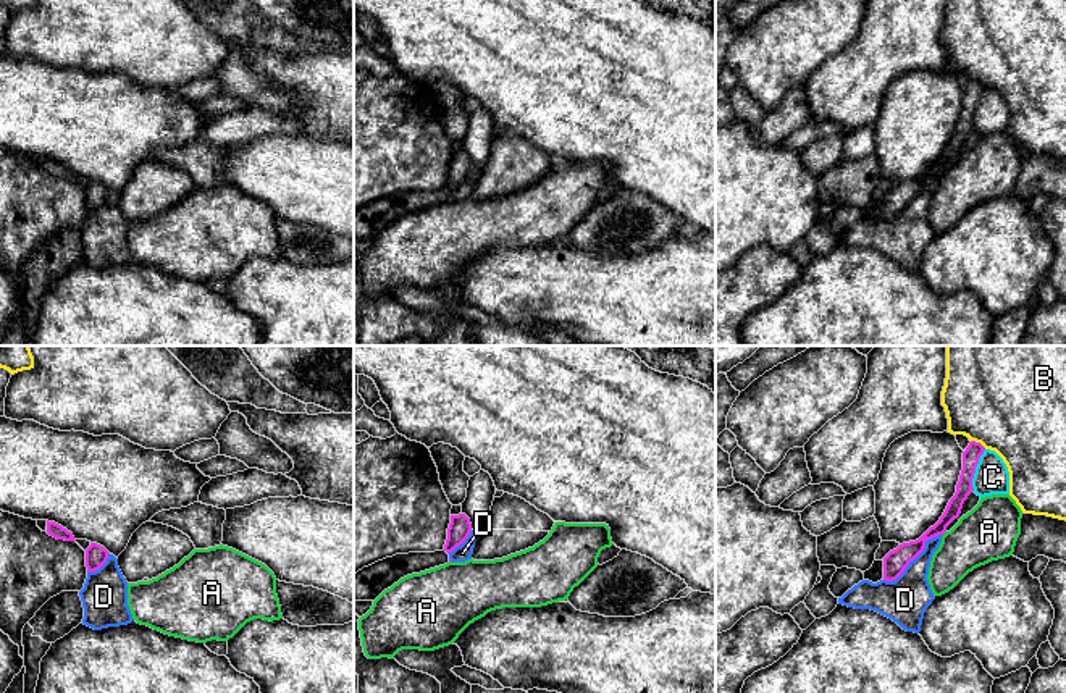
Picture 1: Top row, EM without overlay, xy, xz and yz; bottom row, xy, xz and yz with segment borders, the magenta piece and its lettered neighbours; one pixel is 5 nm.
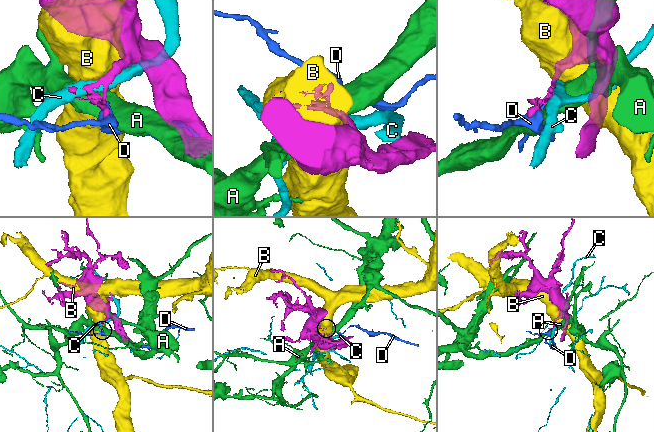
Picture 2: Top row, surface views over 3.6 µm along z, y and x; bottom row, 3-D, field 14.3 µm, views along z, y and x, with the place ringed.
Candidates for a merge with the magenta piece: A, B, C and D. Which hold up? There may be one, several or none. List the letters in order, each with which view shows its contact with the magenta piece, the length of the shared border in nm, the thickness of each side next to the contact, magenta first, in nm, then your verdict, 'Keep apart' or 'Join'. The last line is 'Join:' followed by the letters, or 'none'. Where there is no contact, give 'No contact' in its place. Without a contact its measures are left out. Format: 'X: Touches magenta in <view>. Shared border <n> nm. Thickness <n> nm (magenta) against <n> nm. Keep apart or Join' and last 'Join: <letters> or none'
A: Touches magenta in yz. Shared border 30 nm. Thickness 110 nm (magenta) against 280 nm. Keep apart
B: Touches magenta in yz. Shared border 90 nm. Thickness 90 nm (magenta) against 480 nm. Keep apart
C: Touches magenta in yz. Shared border 220 nm. Thickness 90 nm (magenta) against 170 nm. Keep apart
D: Touches magenta in yz. Shared border 380 nm. Thickness 120 nm (magenta) against 220 nm. Keep apart
Join: none

